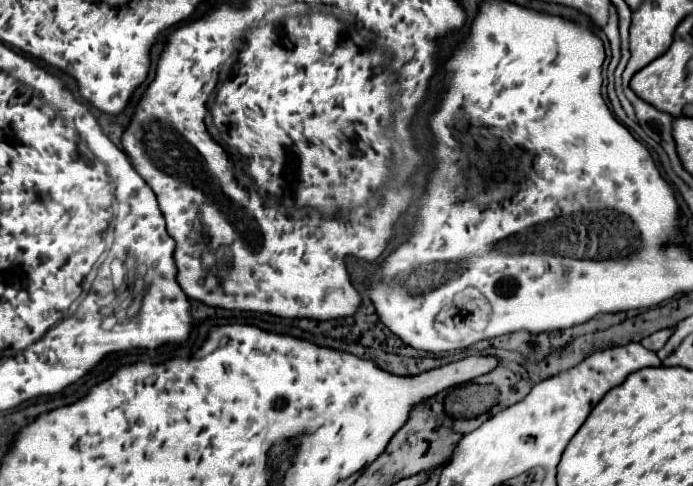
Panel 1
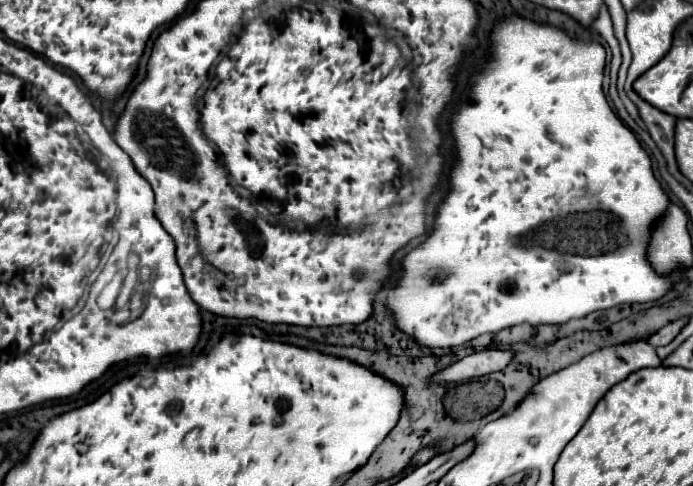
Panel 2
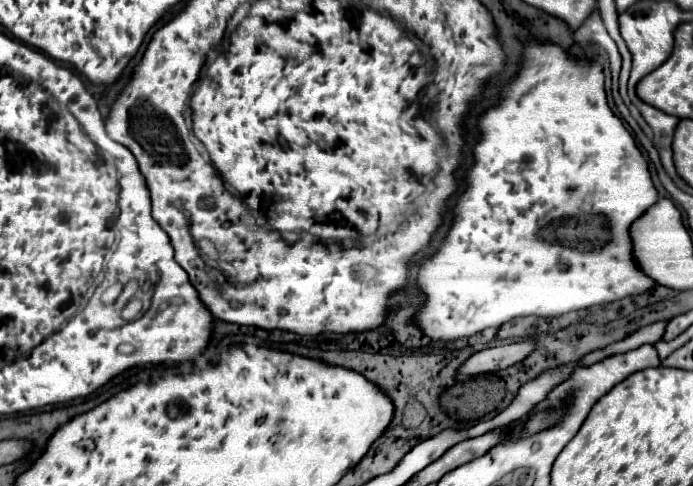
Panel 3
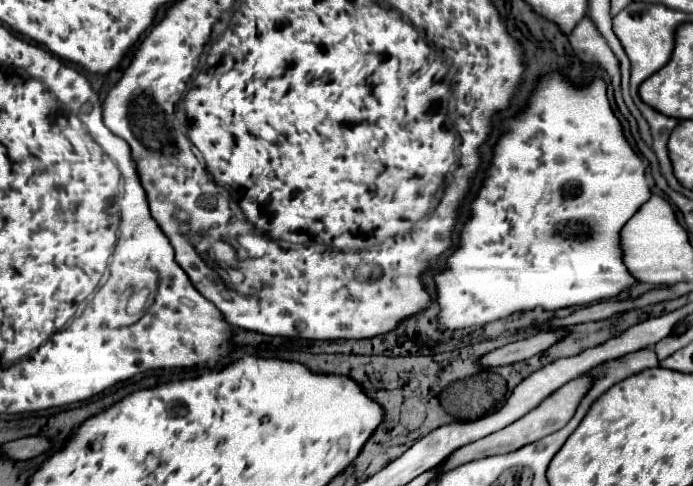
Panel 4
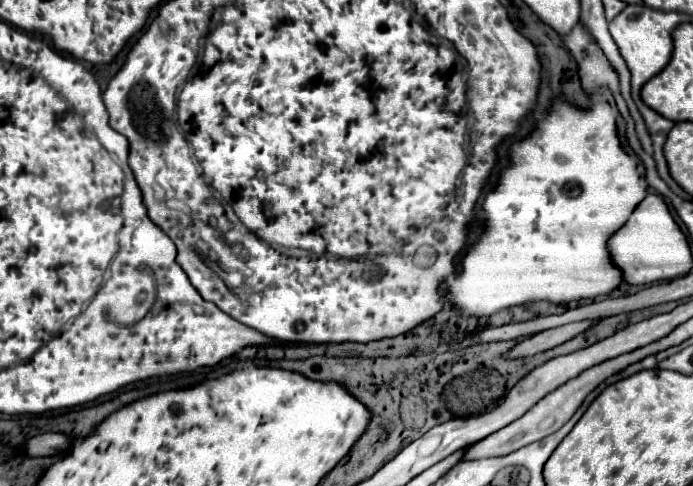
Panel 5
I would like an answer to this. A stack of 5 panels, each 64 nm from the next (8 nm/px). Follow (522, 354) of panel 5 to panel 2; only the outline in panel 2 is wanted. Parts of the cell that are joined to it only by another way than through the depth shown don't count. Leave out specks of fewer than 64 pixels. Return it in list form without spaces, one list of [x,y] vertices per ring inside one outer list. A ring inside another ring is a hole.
[[[484,350],[484,352],[476,352],[470,354],[462,360],[458,360],[456,364],[436,372],[432,376],[432,384],[450,384],[450,382],[464,382],[470,378],[478,378],[490,372],[498,372],[502,370],[508,362],[512,360],[512,352],[504,352],[504,350]]]

